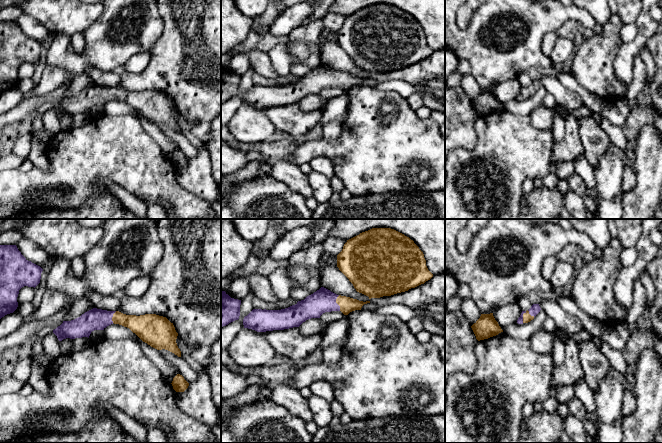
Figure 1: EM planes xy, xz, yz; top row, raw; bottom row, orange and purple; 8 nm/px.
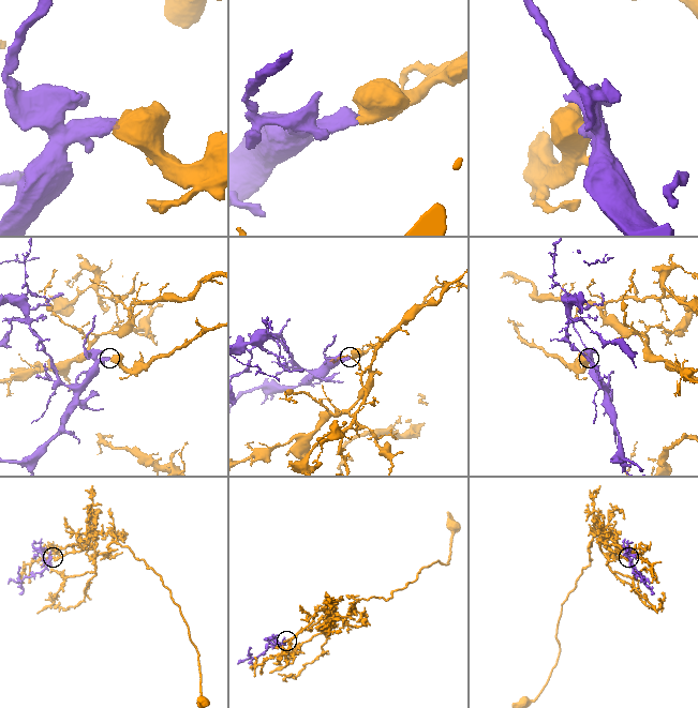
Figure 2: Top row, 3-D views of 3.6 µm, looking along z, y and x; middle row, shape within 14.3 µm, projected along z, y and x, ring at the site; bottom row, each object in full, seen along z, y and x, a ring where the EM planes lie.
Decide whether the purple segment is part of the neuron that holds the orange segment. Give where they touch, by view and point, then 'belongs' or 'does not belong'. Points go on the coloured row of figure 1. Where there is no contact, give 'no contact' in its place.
xz (336, 302) | belongs

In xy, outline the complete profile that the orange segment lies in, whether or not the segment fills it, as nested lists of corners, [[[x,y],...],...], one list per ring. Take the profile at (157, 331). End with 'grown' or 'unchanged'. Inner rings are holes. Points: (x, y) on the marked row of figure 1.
[[[93,308],[74,320],[63,321],[53,333],[59,341],[66,338],[89,338],[92,331],[104,330],[113,323],[129,328],[151,347],[157,350],[165,349],[181,357],[181,351],[176,343],[178,333],[173,323],[166,317],[156,314],[136,316]]]; grown

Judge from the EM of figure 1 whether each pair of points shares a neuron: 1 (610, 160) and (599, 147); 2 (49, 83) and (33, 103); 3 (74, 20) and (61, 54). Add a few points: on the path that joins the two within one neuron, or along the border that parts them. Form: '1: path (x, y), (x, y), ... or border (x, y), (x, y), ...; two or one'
1: border (609, 149), (601, 156), (598, 165), (594, 169); two
2: border (61, 84), (44, 94), (35, 96); two
3: border (55, 33), (61, 35); two

